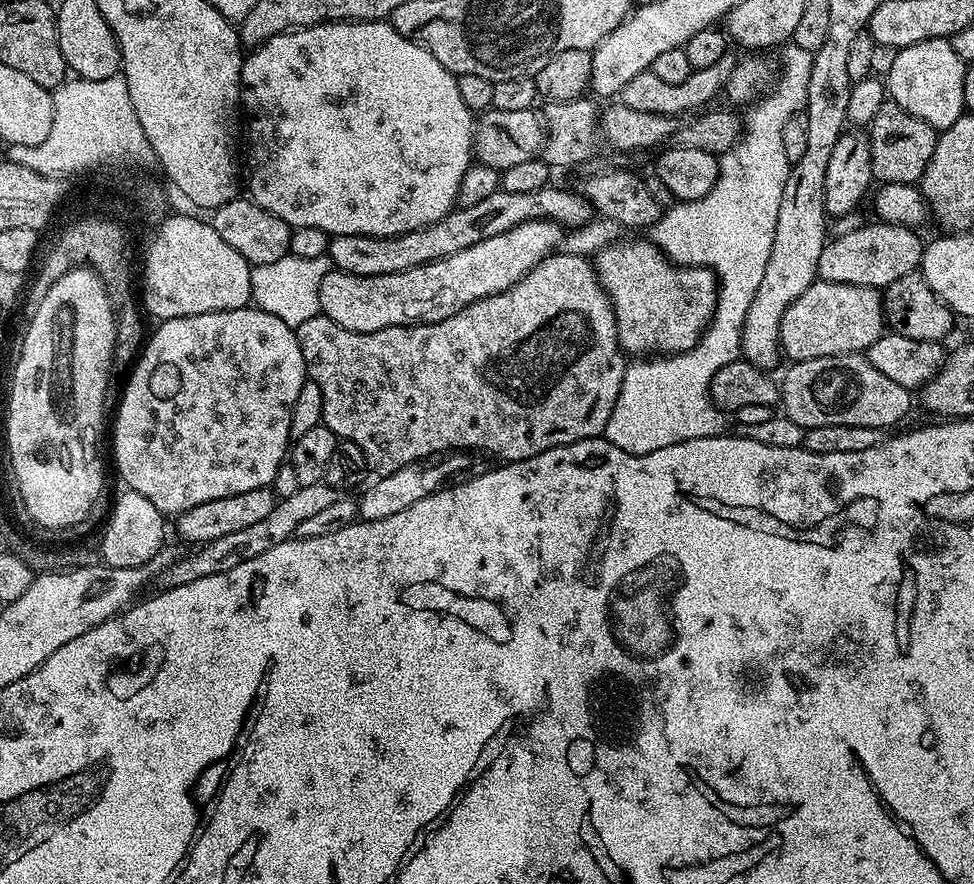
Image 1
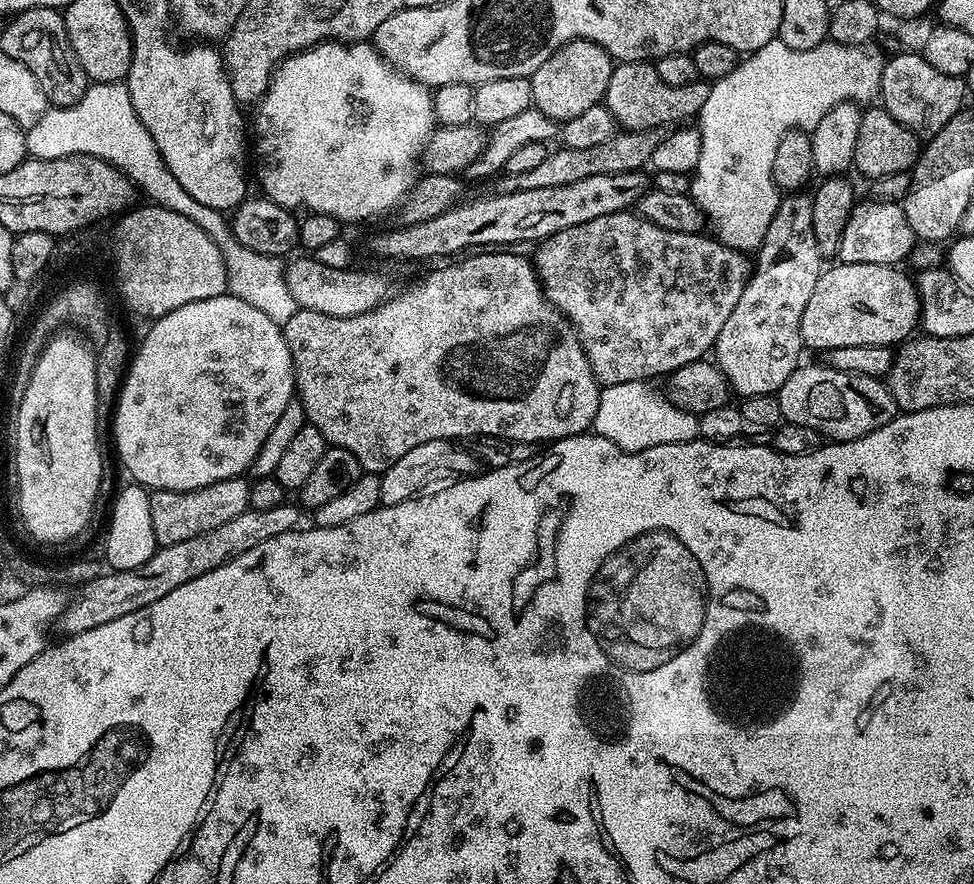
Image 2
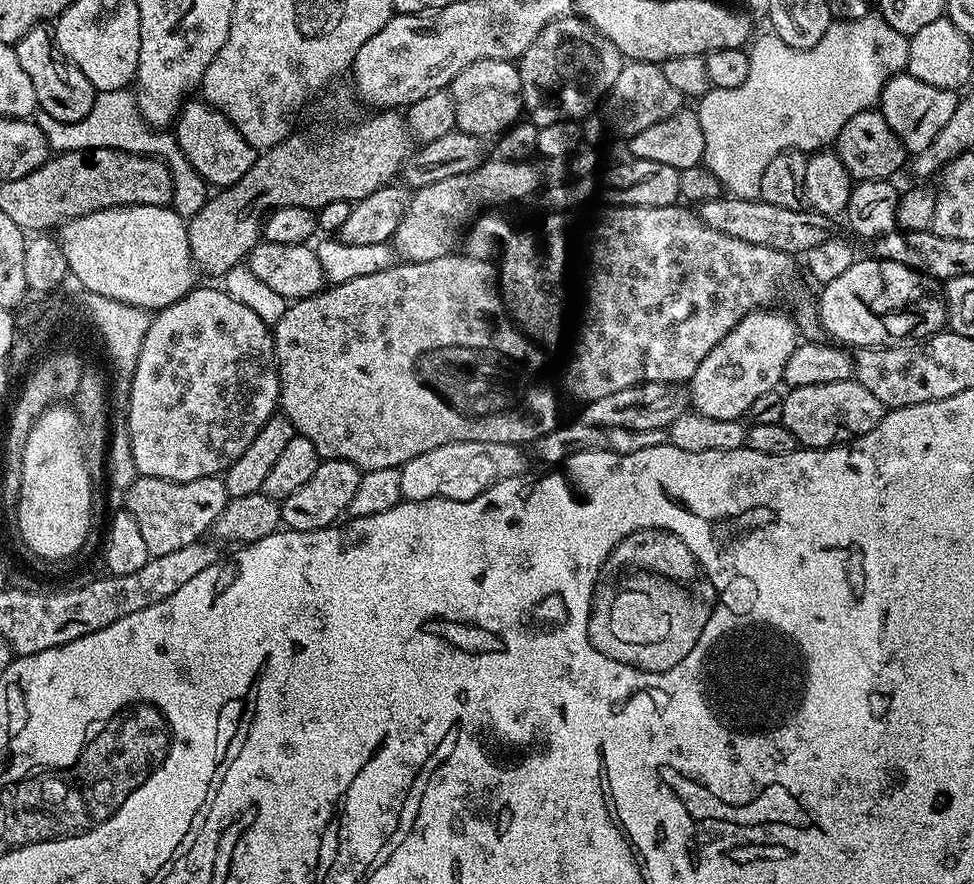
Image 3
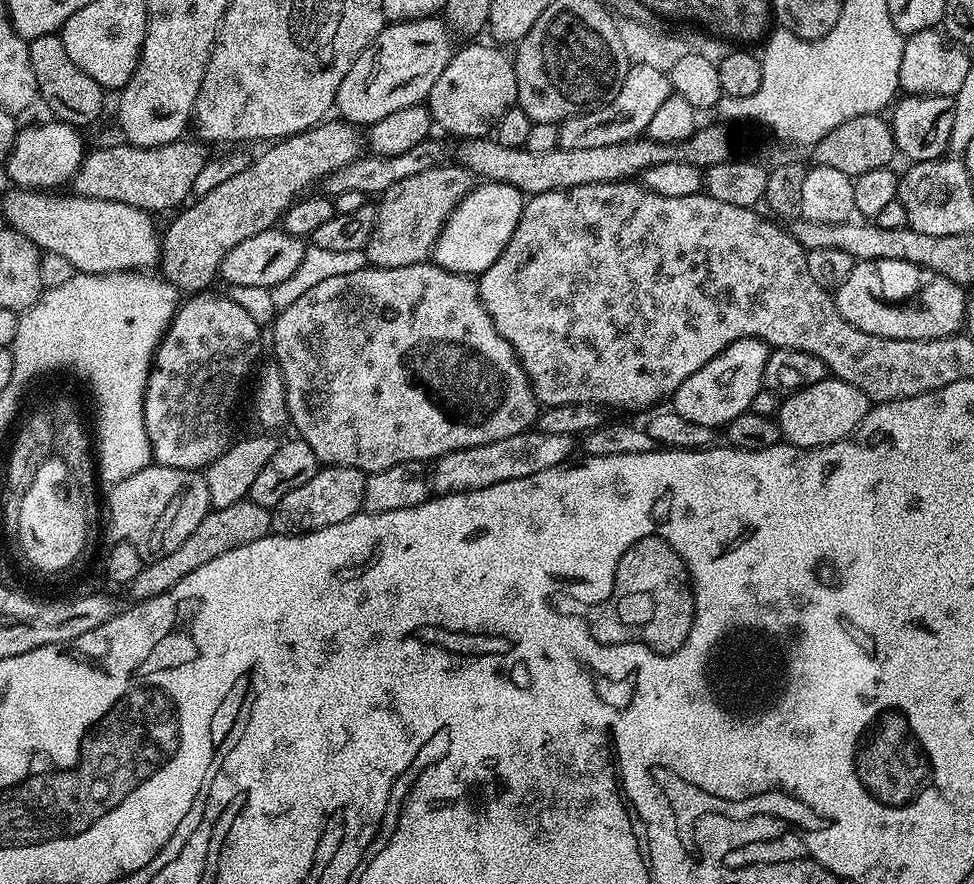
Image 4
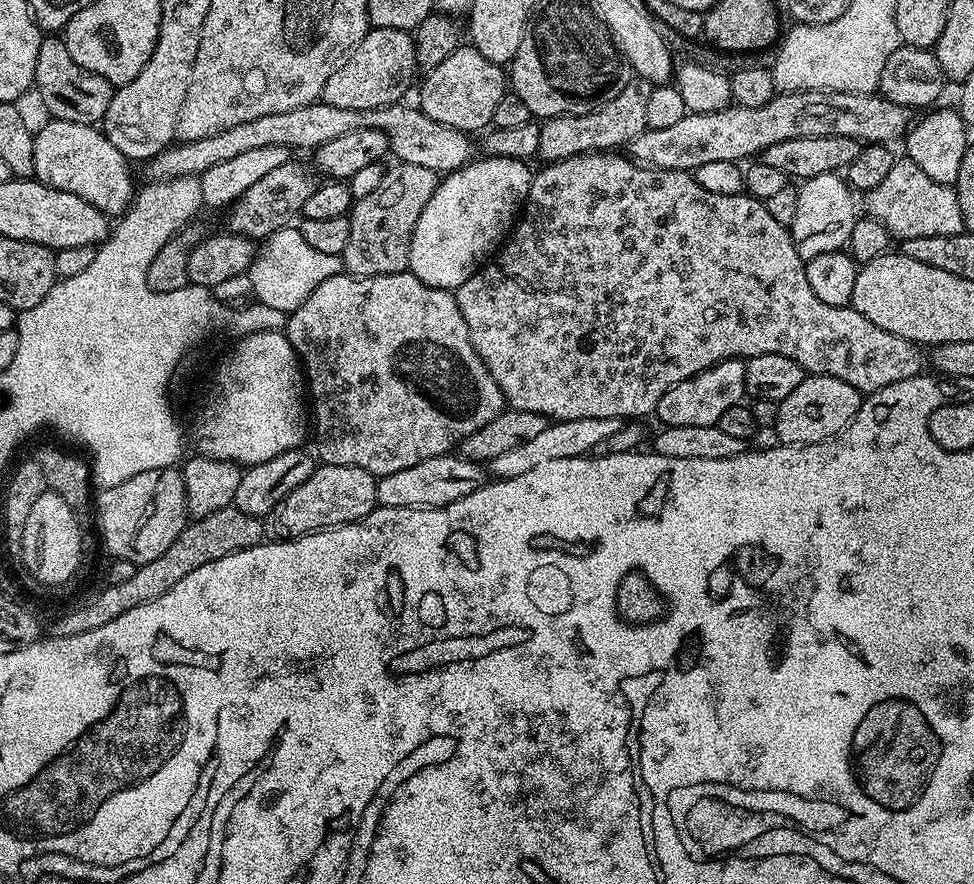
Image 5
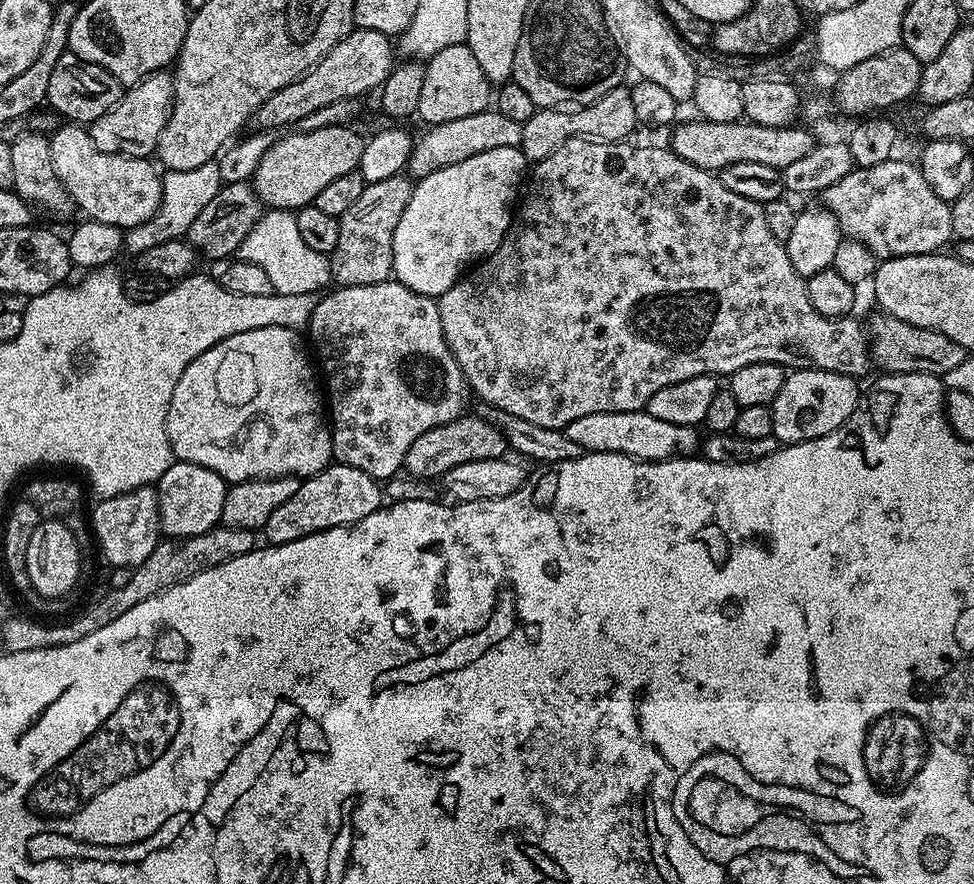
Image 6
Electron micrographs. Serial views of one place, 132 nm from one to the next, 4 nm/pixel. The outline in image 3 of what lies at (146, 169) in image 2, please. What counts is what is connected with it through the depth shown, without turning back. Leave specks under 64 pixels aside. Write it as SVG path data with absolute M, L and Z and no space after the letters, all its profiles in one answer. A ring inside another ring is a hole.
M129 89L99 93L90 114L76 123L58 122L56 118L42 111L35 113L34 122L47 138L49 147L59 153L73 152L78 149L112 148L139 156L154 156L163 159L172 174L170 204L173 211L182 217L190 218L197 213L210 195L207 182L198 175L189 160L185 158L184 151L177 143L175 135L147 124L137 111L135 95Z

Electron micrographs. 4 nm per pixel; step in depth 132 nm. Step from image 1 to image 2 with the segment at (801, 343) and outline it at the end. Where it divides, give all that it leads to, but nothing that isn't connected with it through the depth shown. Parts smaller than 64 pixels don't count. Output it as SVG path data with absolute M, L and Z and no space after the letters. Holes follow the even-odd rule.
M839 262L833 264L833 268L825 267L821 271L818 282L814 286L814 294L810 294L810 302L806 302L806 310L802 310L800 336L804 340L805 349L821 348L821 350L827 350L838 346L882 346L887 348L905 343L917 331L920 323L920 299L916 293L916 286L911 275L908 277L906 273L900 272L904 270L891 264L841 264Z

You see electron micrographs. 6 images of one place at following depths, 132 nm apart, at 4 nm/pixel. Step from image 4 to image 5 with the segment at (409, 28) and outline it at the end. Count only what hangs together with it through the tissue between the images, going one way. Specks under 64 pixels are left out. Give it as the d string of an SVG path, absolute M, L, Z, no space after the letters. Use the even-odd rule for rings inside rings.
M369 27L362 42L332 71L320 91L320 100L342 109L370 111L397 103L404 92L404 75L414 60L414 40L409 33L393 28Z

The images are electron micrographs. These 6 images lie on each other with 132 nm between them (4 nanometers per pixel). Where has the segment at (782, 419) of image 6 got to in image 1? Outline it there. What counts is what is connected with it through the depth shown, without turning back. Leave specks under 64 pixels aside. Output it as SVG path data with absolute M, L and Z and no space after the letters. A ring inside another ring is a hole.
M867 355L823 356L798 360L791 365L780 384L783 415L802 429L814 426L870 426L887 430L914 408L911 391L870 366Z

